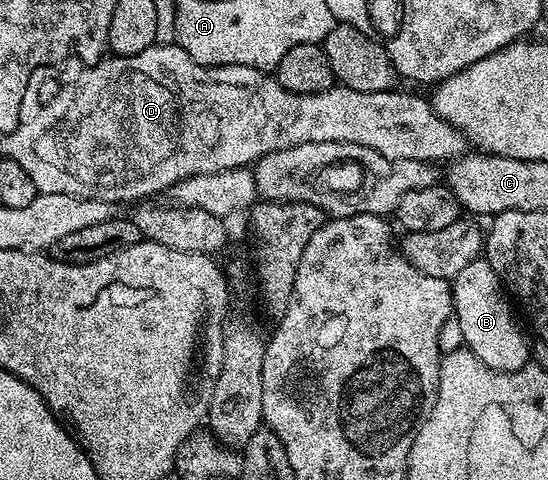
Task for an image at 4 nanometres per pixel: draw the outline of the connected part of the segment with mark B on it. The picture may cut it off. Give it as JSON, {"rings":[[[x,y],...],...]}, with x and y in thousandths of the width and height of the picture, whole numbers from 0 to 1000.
{"rings":[[[883,535],[859,544],[859,552],[852,552],[852,560],[845,560],[845,569],[838,569],[823,583],[823,596],[827,602],[827,656],[830,673],[834,665],[836,685],[841,688],[839,713],[854,723],[859,735],[867,735],[867,744],[874,744],[874,752],[881,752],[881,760],[905,773],[945,773],[949,765],[956,765],[960,756],[967,754],[969,706],[958,700],[956,685],[943,675],[943,665],[936,658],[934,644],[929,642],[931,625],[918,604],[914,579],[907,575],[903,560],[896,560],[896,552]]]}

